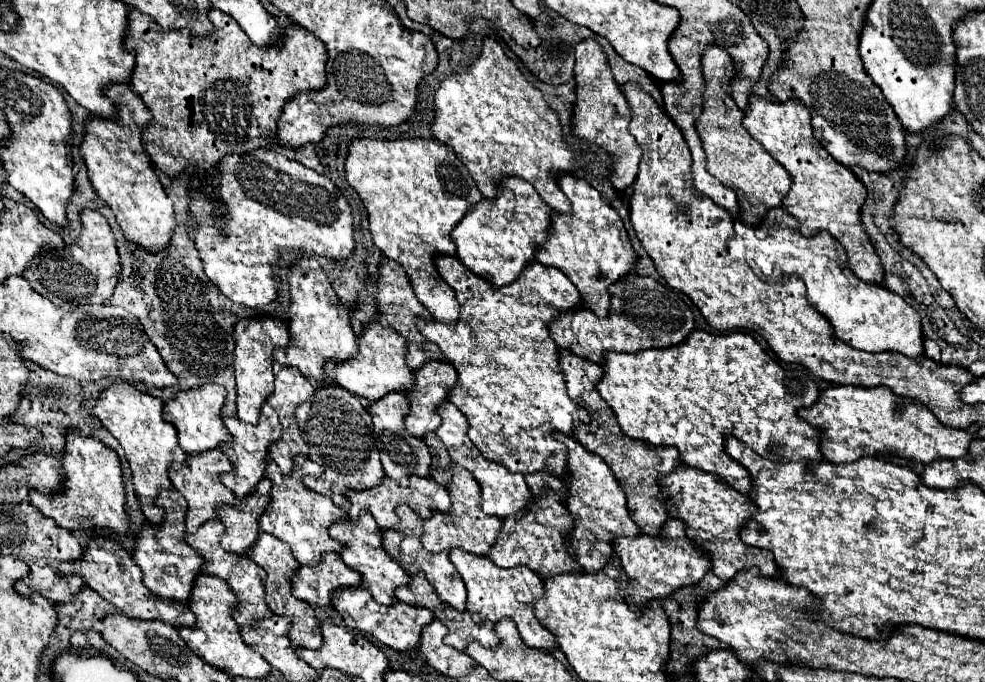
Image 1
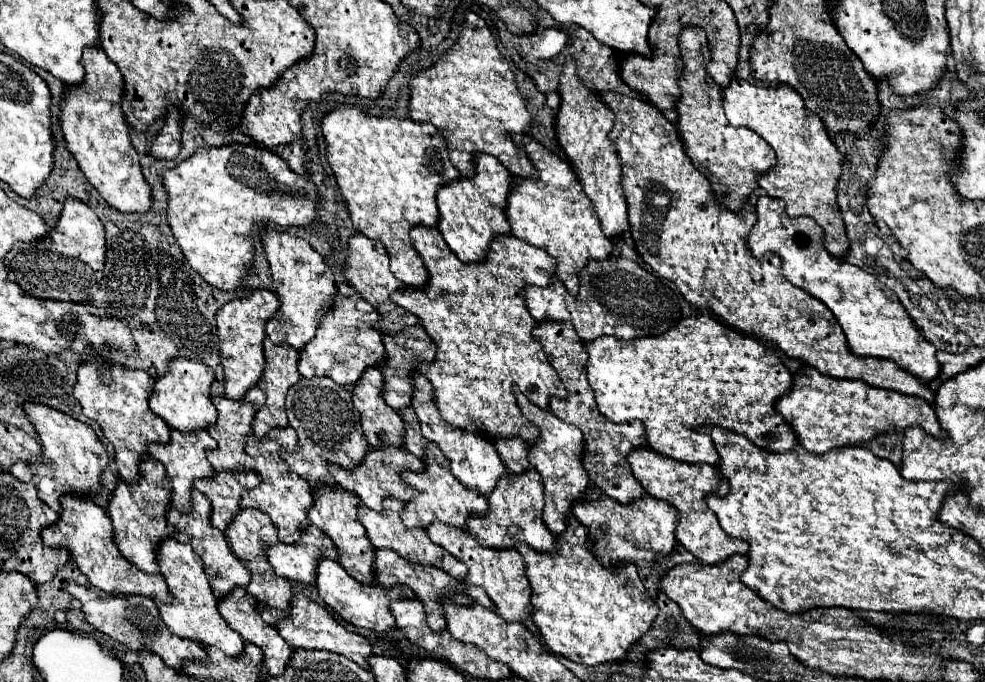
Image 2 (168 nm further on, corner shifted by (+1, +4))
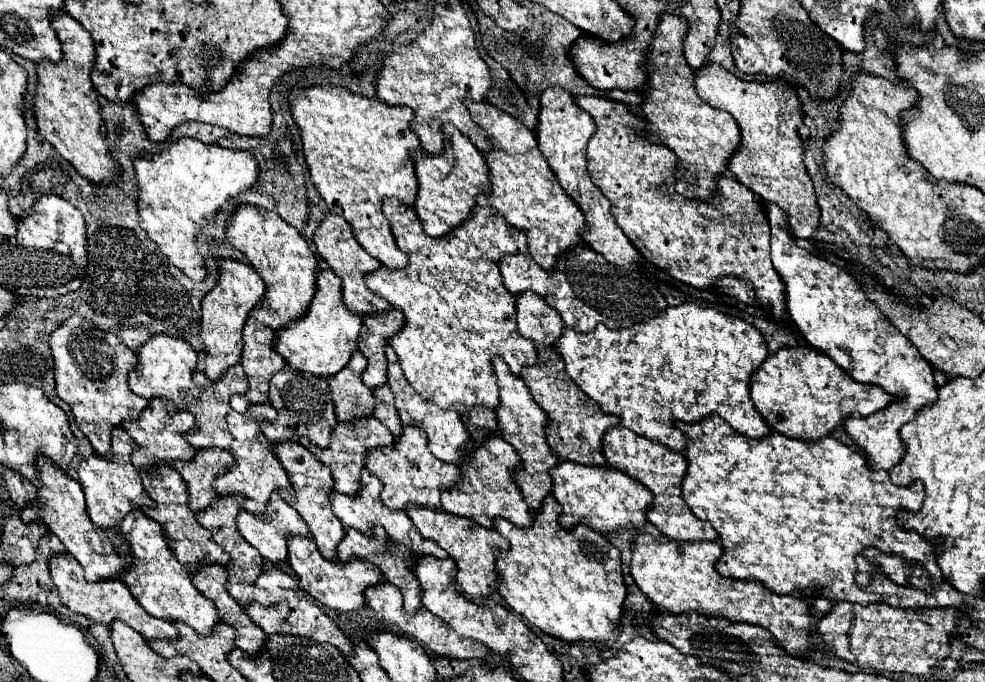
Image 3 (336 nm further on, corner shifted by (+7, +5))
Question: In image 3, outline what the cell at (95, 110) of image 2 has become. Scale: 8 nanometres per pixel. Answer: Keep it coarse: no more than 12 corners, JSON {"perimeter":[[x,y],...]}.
{"perimeter":[[54,13],[62,63],[36,65],[32,111],[92,183],[112,181],[92,37]]}

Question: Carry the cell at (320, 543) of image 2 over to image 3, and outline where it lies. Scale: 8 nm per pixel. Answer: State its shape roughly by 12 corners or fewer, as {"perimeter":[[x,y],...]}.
{"perimeter":[[278,493],[266,513],[240,511],[240,535],[272,563],[288,557],[288,535],[308,527]]}

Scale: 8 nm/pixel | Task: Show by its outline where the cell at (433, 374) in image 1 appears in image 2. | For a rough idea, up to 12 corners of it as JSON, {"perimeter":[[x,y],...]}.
{"perimeter":[[422,326],[384,336],[384,400],[412,406],[412,374],[436,360]]}

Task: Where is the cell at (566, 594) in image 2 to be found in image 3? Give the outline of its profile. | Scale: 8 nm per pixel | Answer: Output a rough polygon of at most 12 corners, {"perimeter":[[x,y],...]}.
{"perimeter":[[502,517],[498,593],[562,641],[620,637],[620,551],[562,529]]}

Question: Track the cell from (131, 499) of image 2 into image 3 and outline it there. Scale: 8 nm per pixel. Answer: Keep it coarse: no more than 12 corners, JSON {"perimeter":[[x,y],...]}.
{"perimeter":[[122,429],[112,457],[78,465],[94,525],[114,527],[136,507],[154,507],[130,463],[136,449]]}

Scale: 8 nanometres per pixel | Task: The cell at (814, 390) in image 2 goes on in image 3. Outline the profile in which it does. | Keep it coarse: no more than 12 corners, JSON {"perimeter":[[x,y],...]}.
{"perimeter":[[782,347],[750,377],[772,429],[818,441],[894,401],[814,347]]}

